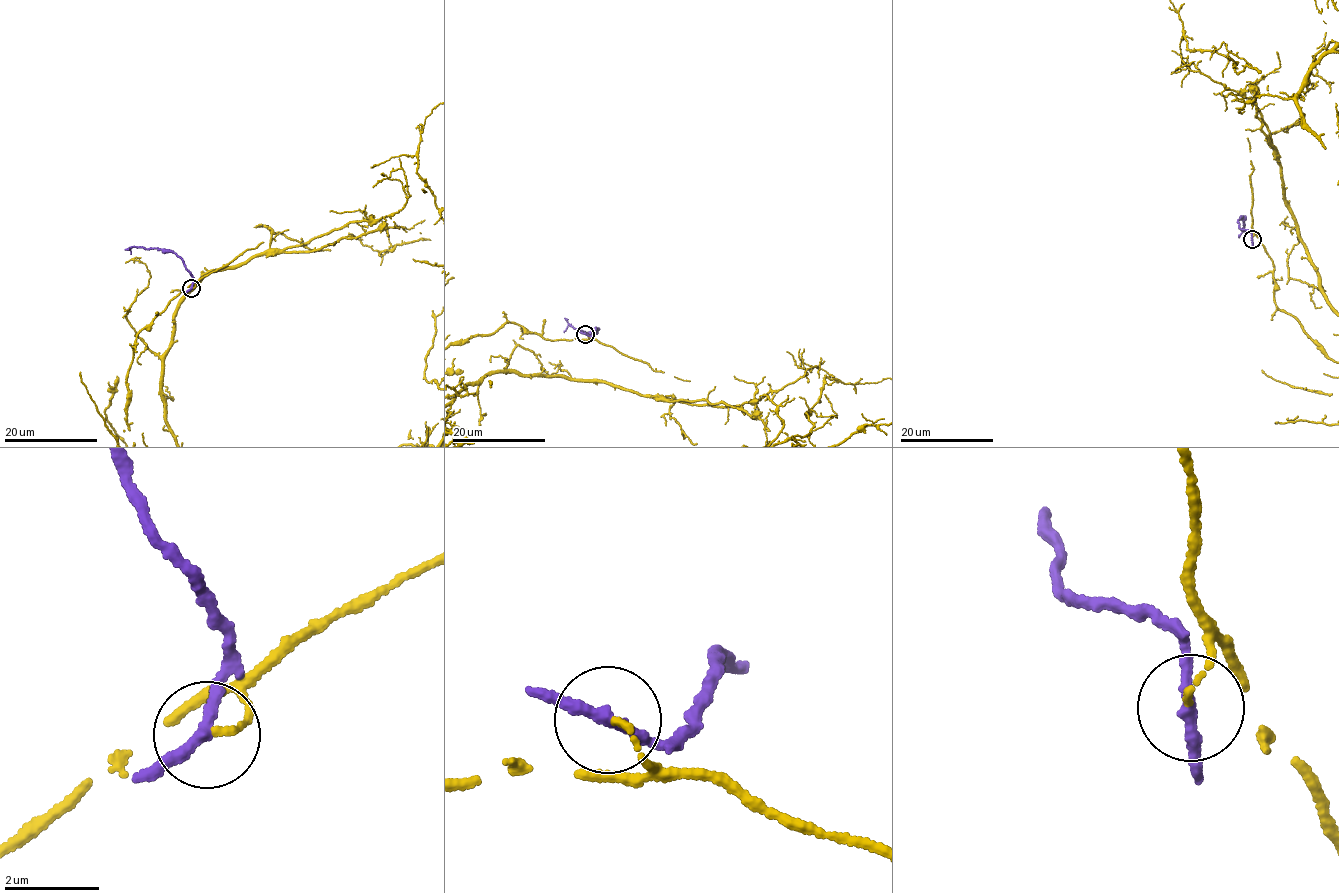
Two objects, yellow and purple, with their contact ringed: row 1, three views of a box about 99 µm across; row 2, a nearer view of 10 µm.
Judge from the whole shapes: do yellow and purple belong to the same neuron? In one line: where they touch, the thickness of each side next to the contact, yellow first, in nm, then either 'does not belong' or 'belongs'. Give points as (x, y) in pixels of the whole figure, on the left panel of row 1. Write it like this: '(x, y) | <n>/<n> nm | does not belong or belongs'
(191, 288) | 110/240 nm | does not belong

